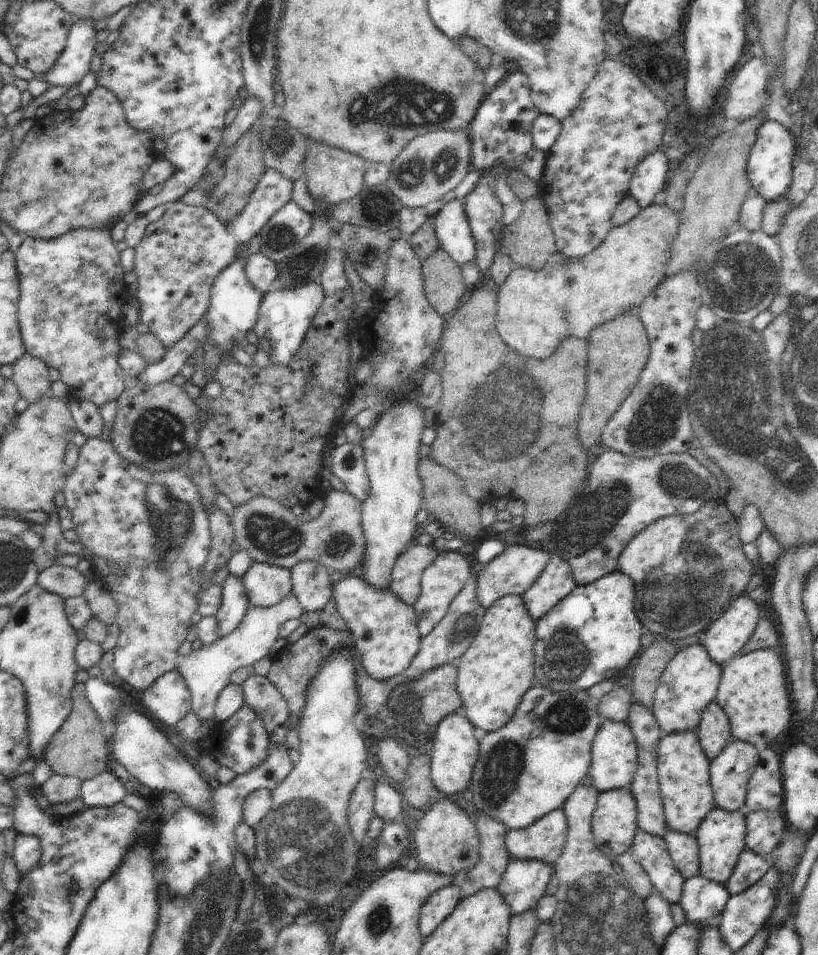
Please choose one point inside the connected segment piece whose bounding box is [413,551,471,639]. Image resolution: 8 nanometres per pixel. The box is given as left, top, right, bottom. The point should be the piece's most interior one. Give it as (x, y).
(441, 581)

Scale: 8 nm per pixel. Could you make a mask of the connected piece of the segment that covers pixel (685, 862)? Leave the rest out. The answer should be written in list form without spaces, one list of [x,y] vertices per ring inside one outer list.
[[[668,829],[664,836],[676,870],[682,874],[684,880],[690,880],[699,875],[700,857],[695,835],[682,834]]]

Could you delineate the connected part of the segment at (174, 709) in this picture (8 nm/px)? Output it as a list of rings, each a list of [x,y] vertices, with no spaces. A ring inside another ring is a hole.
[[[176,669],[157,678],[144,690],[139,702],[150,716],[168,726],[175,726],[191,710],[190,690]]]

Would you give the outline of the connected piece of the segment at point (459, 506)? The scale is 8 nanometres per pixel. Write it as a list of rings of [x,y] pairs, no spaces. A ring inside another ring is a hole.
[[[431,455],[419,460],[418,474],[423,488],[422,508],[429,512],[431,519],[441,520],[443,525],[455,530],[466,542],[478,536],[483,528],[479,513],[481,504],[470,500],[463,487],[462,479],[452,470],[436,462]]]

